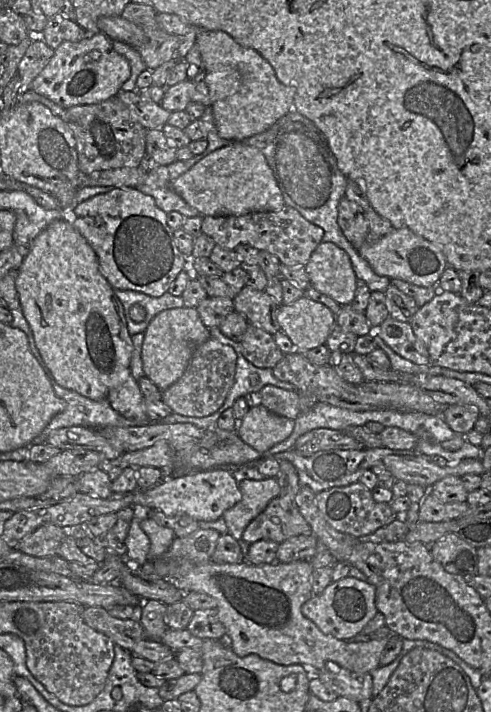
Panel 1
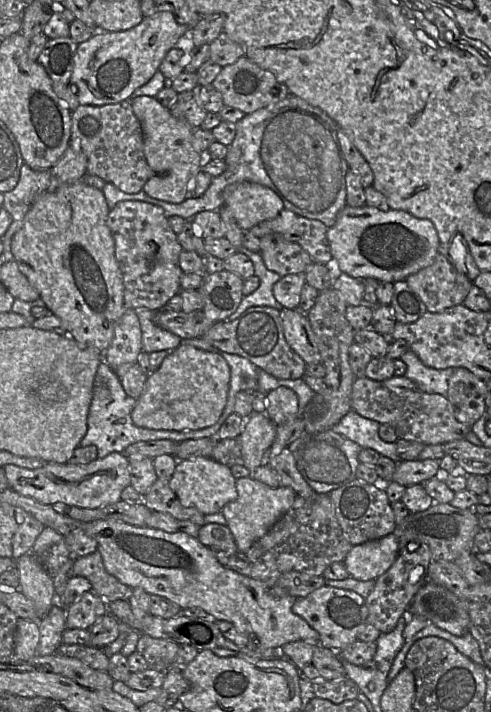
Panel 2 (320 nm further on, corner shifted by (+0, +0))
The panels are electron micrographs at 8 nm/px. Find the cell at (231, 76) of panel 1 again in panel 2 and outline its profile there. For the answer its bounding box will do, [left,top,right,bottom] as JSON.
[71,12,189,106]

